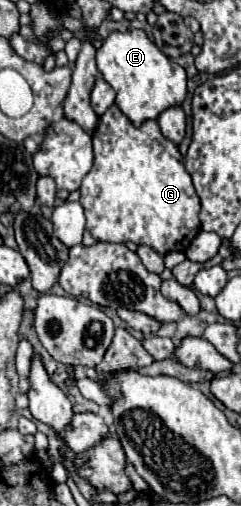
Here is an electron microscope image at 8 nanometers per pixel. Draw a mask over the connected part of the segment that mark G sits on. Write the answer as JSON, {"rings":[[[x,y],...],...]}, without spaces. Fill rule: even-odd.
{"rings":[[[115,104],[99,118],[99,126],[93,134],[95,164],[91,172],[83,178],[79,188],[81,206],[87,216],[87,230],[95,240],[101,242],[135,242],[151,246],[159,256],[167,252],[185,252],[195,234],[201,228],[199,222],[199,196],[195,194],[191,176],[185,170],[183,156],[175,142],[167,140],[157,120],[145,120],[141,126],[135,126]]]}

